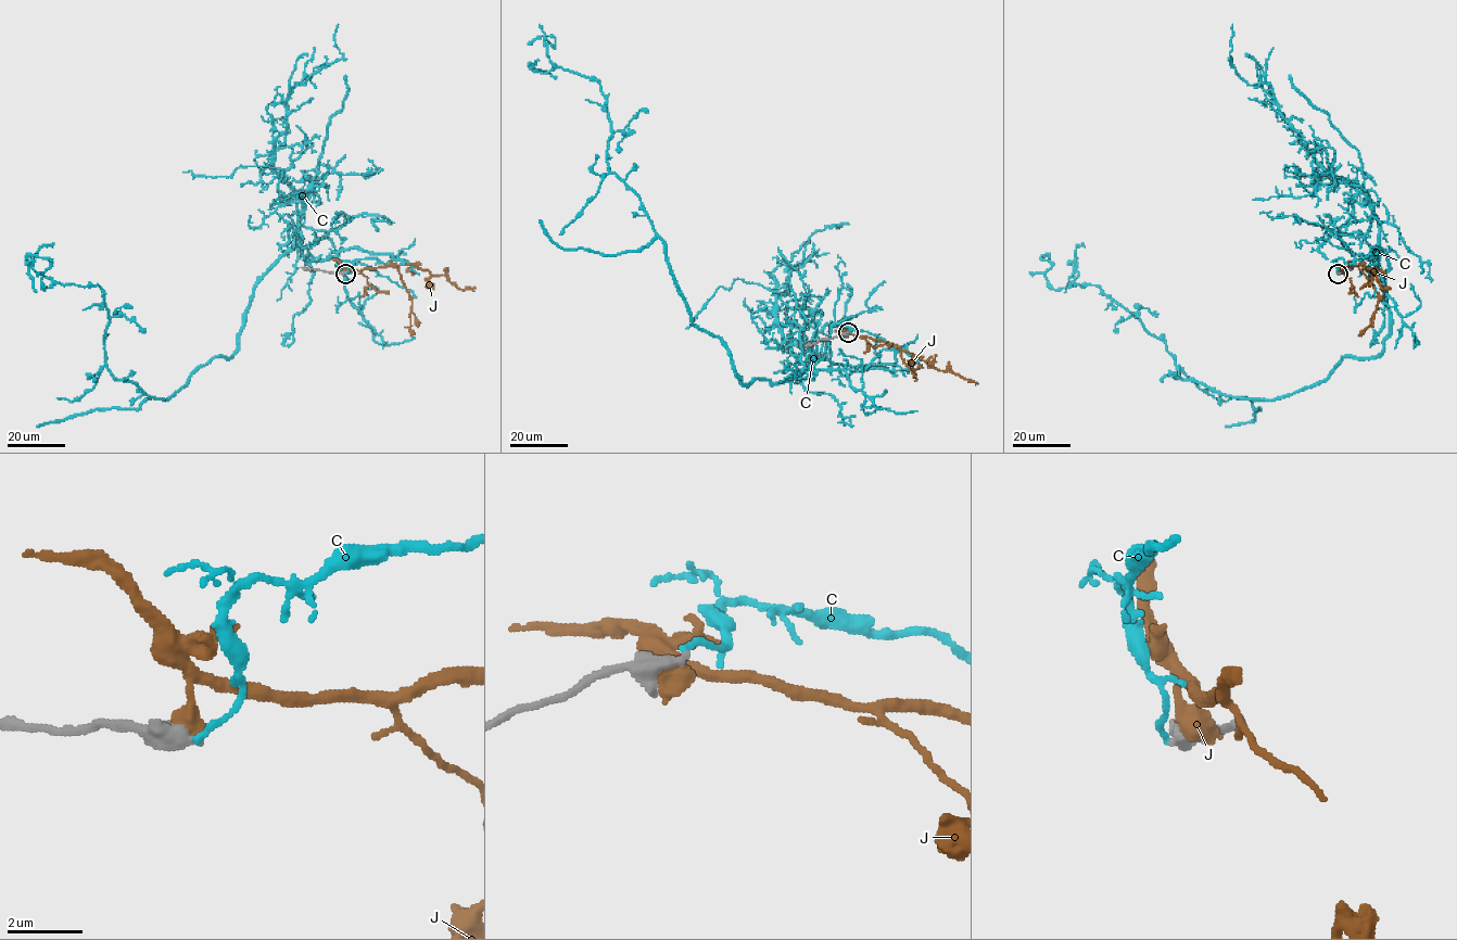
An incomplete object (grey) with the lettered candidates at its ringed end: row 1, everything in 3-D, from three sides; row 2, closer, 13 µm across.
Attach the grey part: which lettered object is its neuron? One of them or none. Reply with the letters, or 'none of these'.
none of these

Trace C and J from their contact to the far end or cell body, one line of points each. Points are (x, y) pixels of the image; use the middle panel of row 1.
C: (847, 332), (886, 341), (894, 368), (743, 383), (608, 169), (599, 83), (556, 67), (555, 38), (528, 45)
J: (846, 333), (892, 343), (934, 368), (951, 370), (977, 383)

